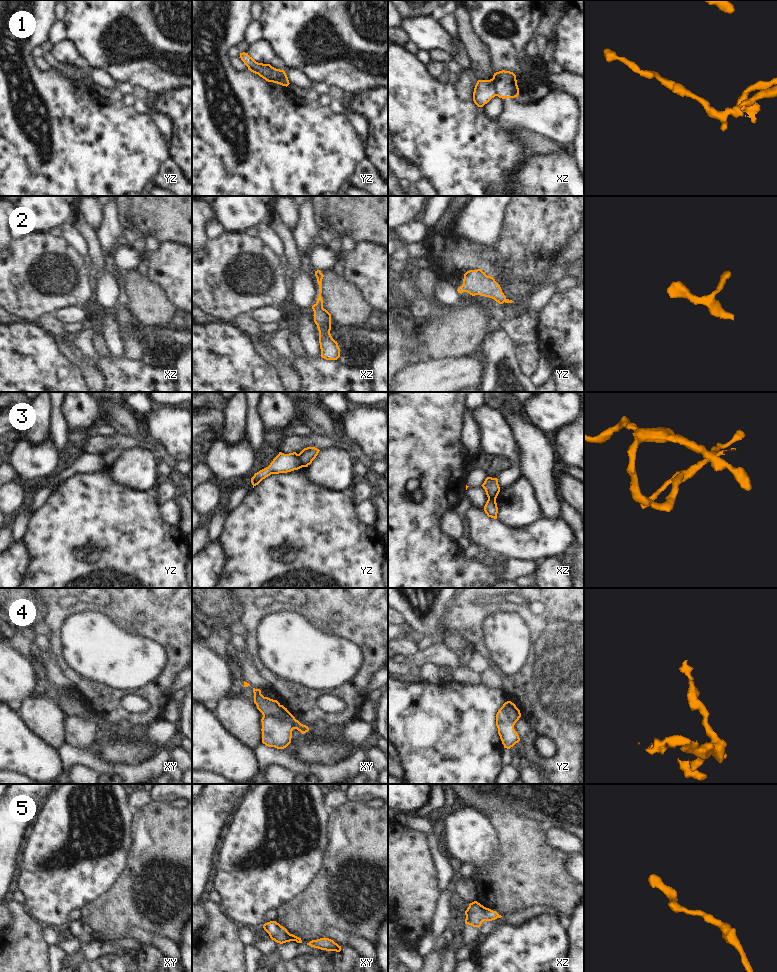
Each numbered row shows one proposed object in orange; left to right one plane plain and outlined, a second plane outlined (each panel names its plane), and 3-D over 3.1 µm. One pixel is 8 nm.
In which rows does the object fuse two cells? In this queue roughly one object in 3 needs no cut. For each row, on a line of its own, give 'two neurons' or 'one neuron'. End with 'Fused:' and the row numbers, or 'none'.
1: two neurons
2: one neuron
3: two neurons
4: two neurons
5: one neuron
Fused: 1, 3, 4

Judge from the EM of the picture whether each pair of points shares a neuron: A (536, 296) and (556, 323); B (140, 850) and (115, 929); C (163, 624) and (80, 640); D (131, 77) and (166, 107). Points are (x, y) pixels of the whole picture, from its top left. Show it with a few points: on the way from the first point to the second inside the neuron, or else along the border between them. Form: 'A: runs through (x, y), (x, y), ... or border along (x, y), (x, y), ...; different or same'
A: border along (555, 293), (537, 319); different
B: runs through (140, 870), (134, 876), (131, 898), (120, 909); same
C: border along (125, 627), (129, 629); different
D: border along (181, 88), (172, 88), (158, 94); different

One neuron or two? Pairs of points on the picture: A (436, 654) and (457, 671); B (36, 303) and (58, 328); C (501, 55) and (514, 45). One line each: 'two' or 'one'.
A: one
B: two
C: one

